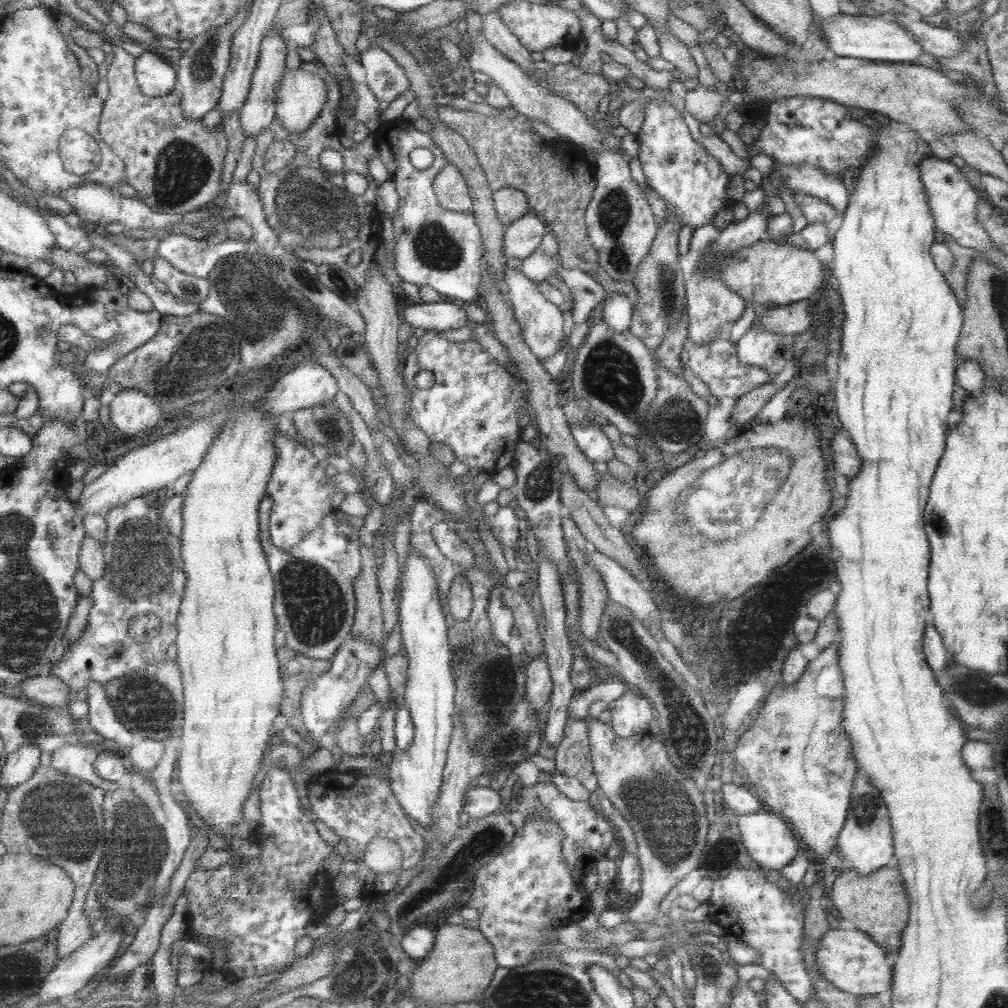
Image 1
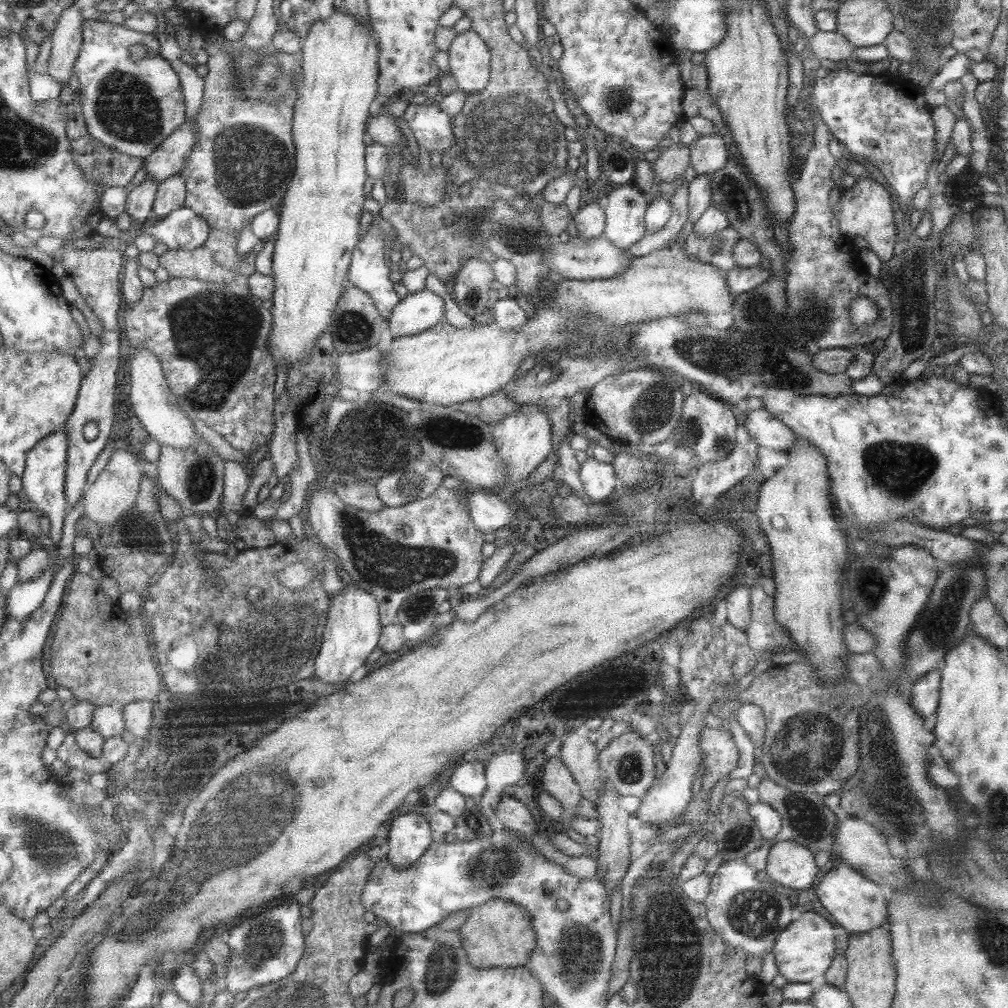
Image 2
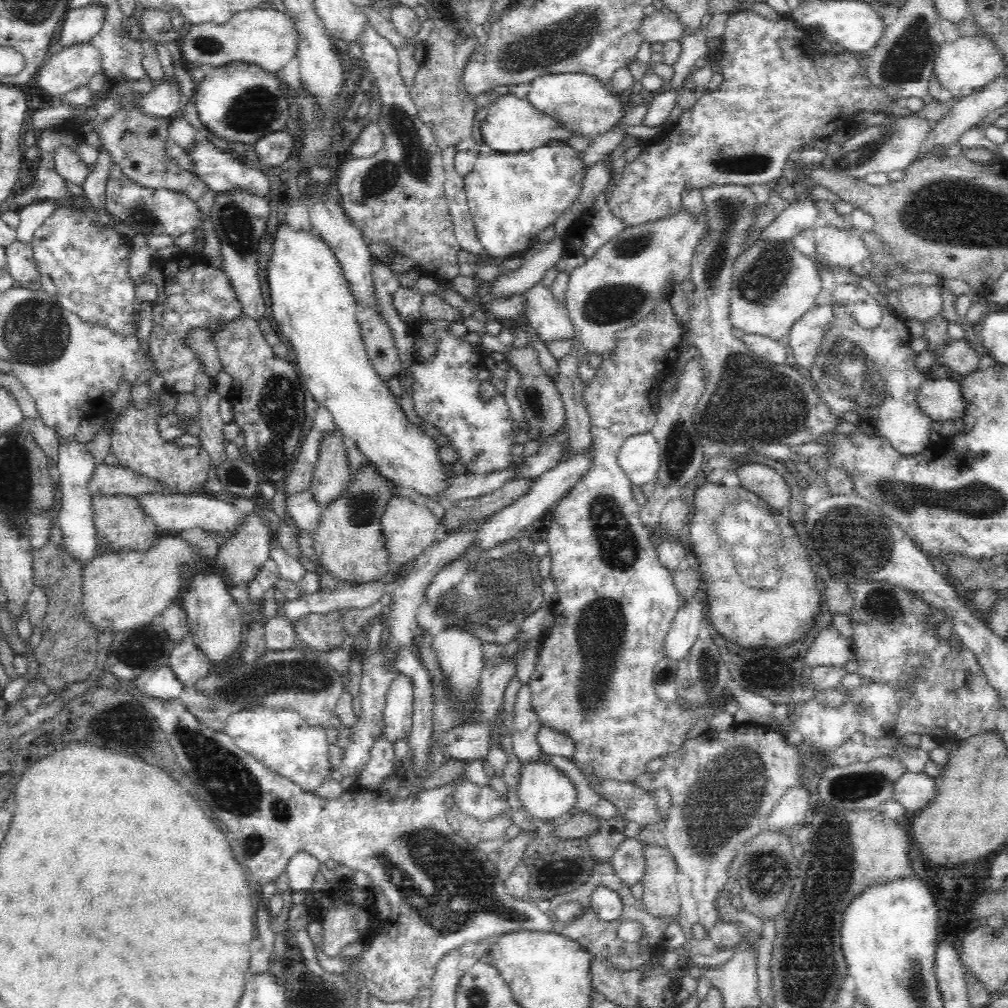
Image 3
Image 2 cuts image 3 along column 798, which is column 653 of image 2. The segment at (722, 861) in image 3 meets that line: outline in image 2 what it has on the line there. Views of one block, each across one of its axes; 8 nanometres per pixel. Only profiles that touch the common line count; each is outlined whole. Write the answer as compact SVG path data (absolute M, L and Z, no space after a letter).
M630 731L622 736L610 738L610 744L599 752L598 761L605 778L619 796L638 796L640 799L655 782L654 748L643 736Z

